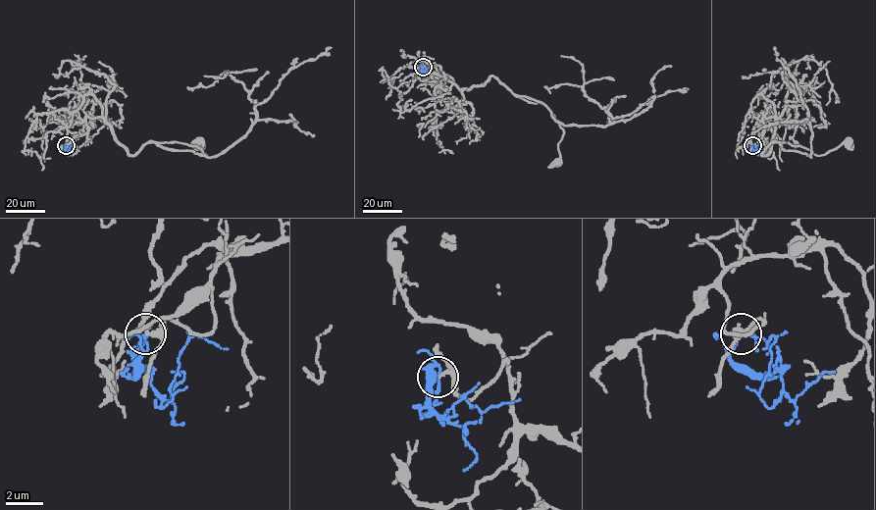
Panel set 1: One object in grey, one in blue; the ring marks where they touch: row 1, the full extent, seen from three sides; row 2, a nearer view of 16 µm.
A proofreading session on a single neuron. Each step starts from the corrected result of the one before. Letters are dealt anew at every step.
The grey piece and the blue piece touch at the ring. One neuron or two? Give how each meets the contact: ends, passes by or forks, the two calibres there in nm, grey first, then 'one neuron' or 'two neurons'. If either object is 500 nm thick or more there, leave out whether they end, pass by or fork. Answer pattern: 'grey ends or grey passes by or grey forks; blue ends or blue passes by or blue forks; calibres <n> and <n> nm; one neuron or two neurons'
grey passes by; blue forks; calibres 200 and 110 nm; two neurons

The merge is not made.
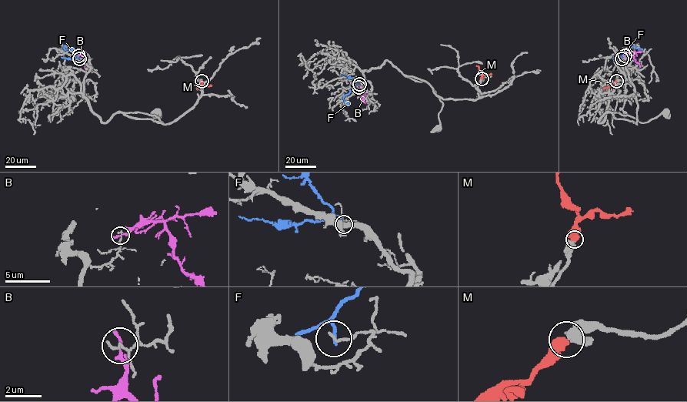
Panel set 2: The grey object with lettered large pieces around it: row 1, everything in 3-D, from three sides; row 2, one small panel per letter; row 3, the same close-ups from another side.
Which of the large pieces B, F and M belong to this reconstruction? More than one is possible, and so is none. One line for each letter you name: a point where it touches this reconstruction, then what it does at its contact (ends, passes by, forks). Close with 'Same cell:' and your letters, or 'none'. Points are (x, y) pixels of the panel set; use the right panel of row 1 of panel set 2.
M: contact (616, 81); it ends
Same cell: M

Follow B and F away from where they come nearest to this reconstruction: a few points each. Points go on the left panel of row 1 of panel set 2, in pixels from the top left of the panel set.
B: (78, 55), (83, 55), (85, 67)
F: (79, 58), (70, 48), (63, 47), (64, 49), (68, 49)

